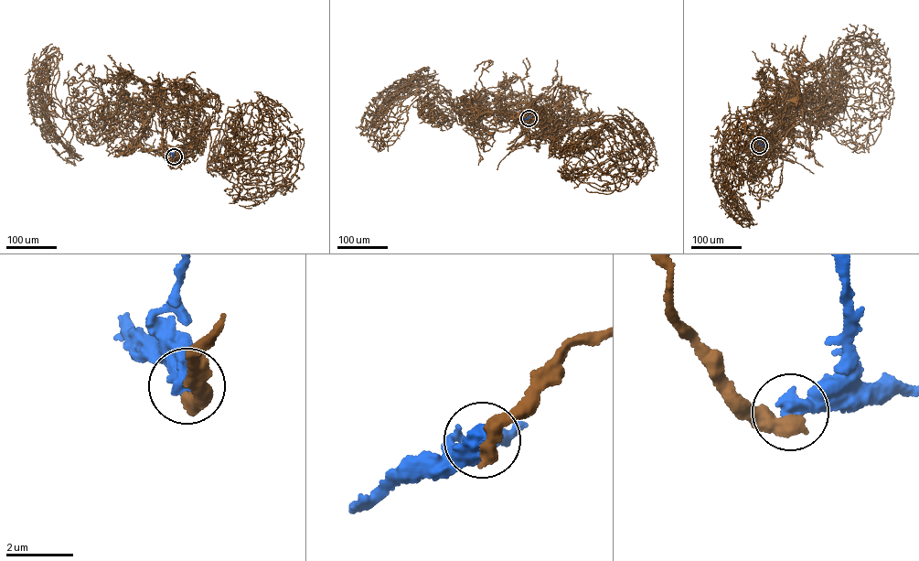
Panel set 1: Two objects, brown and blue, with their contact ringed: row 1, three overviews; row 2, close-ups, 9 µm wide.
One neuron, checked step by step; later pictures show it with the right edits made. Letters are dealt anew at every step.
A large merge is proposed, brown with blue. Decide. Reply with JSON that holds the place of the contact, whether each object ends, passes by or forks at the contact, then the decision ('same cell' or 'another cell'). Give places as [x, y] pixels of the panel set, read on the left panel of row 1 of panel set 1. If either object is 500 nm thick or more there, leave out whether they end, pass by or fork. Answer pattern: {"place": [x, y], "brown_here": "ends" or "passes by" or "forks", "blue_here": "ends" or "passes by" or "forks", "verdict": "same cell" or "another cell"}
{"place": [174, 156], "verdict": "another cell"}

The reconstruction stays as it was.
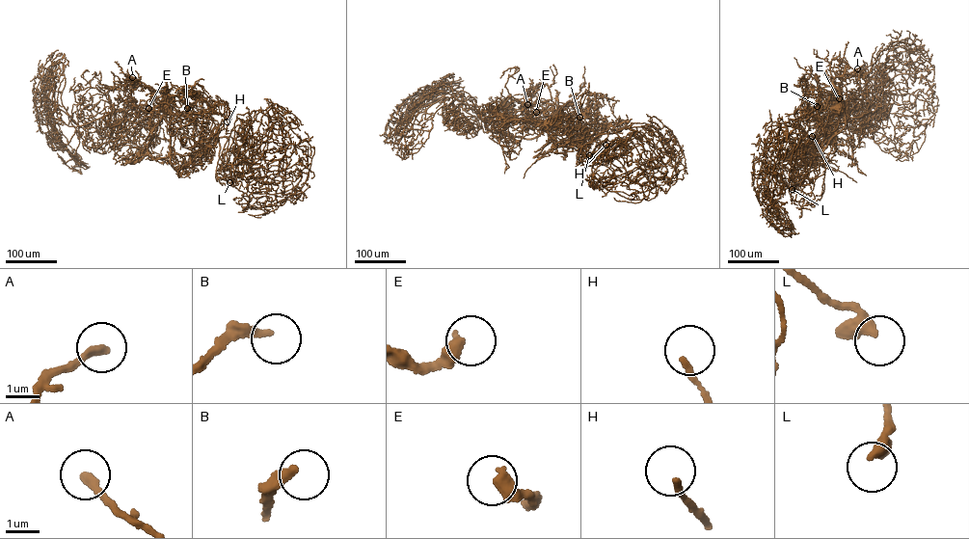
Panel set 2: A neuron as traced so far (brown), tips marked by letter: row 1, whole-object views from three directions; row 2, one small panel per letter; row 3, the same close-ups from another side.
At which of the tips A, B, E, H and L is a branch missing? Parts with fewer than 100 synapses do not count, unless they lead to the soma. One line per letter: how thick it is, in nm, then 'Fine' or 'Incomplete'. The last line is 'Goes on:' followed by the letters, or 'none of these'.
A: Thickness 240 nm. Fine
B: Thickness 280 nm. Fine
E: Thickness 420 nm. Fine
H: Thickness 190 nm. Fine
L: Thickness 280 nm. Fine
Goes on: none of these

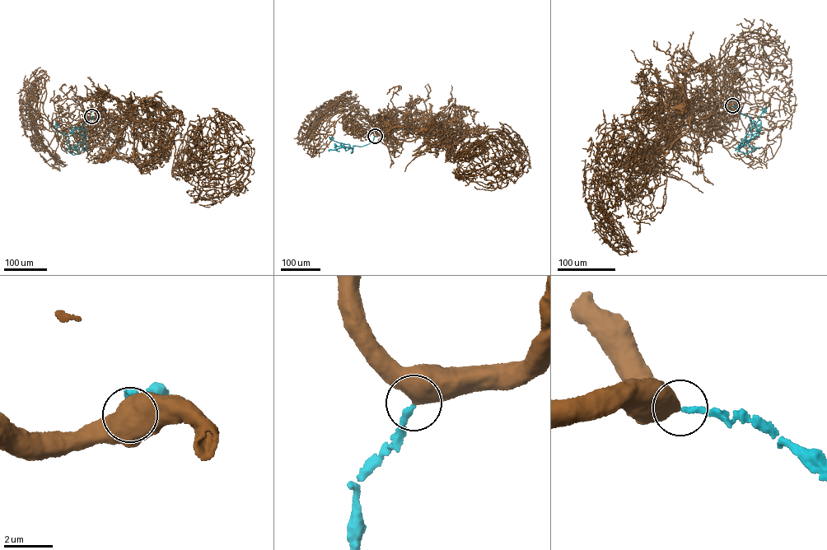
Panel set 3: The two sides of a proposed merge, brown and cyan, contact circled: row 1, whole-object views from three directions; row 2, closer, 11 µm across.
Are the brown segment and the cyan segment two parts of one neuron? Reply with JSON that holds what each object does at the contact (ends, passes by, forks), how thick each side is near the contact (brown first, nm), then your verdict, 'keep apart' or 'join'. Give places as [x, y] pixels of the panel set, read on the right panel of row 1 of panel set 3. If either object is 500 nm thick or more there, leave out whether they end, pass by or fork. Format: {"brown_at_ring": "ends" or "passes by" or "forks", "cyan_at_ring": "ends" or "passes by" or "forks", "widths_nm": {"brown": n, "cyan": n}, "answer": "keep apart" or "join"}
{"widths_nm": {"brown": 650, "cyan": 200}, "answer": "join"}

